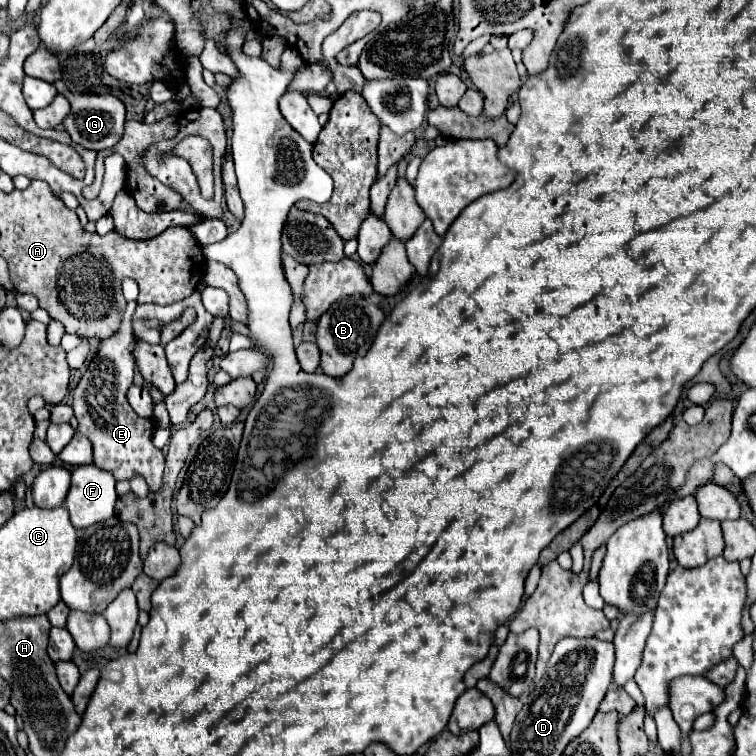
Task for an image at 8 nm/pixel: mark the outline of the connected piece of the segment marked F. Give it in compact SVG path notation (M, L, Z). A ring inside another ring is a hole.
M80 465L72 471L72 485L64 507L76 529L106 521L114 515L116 479L96 465Z

